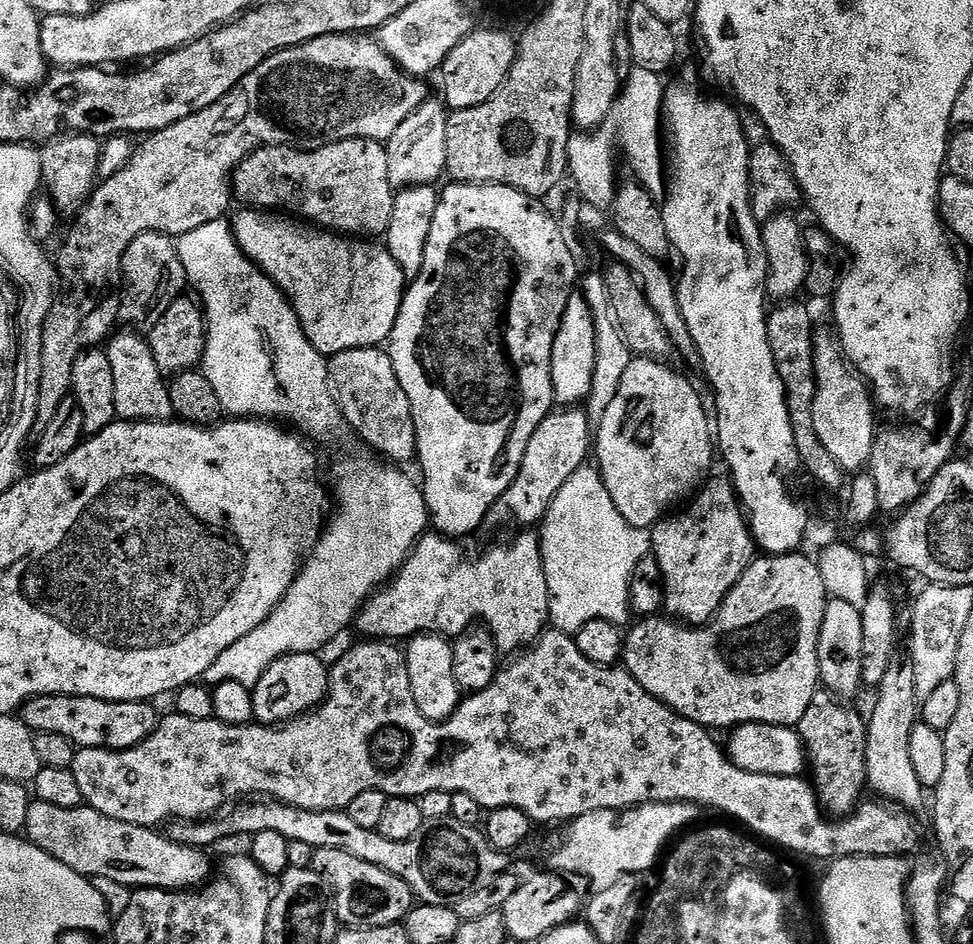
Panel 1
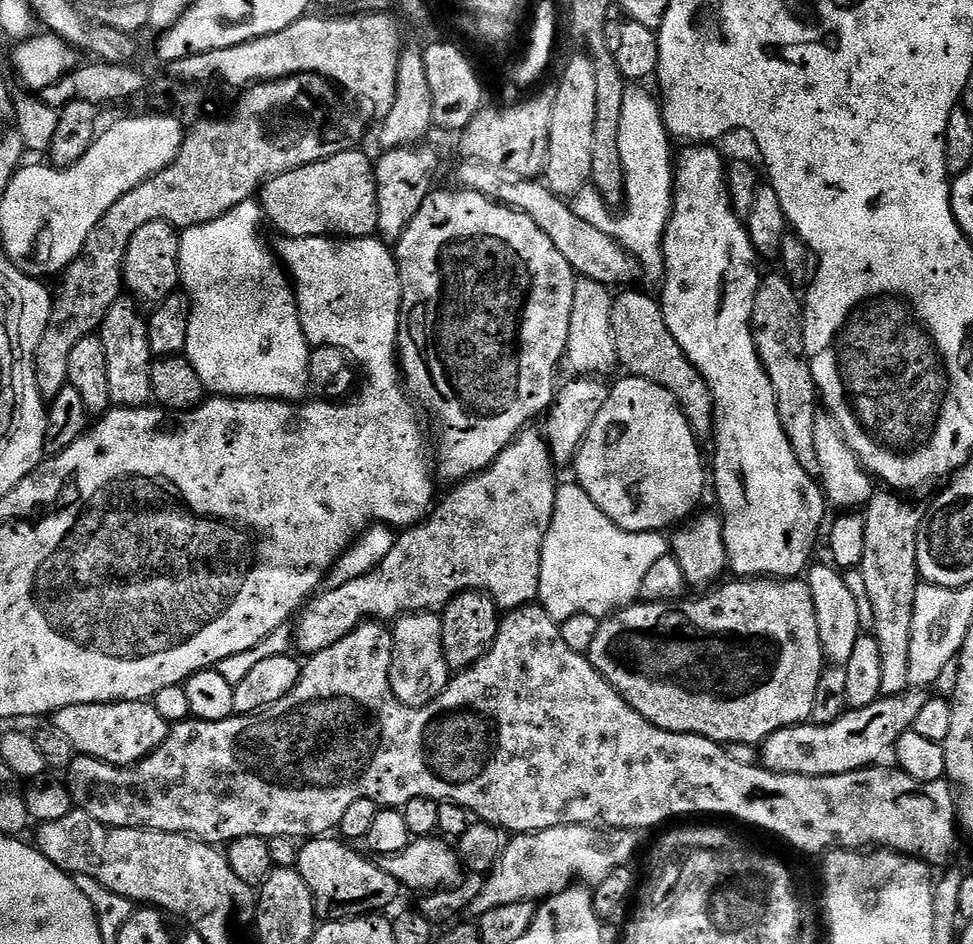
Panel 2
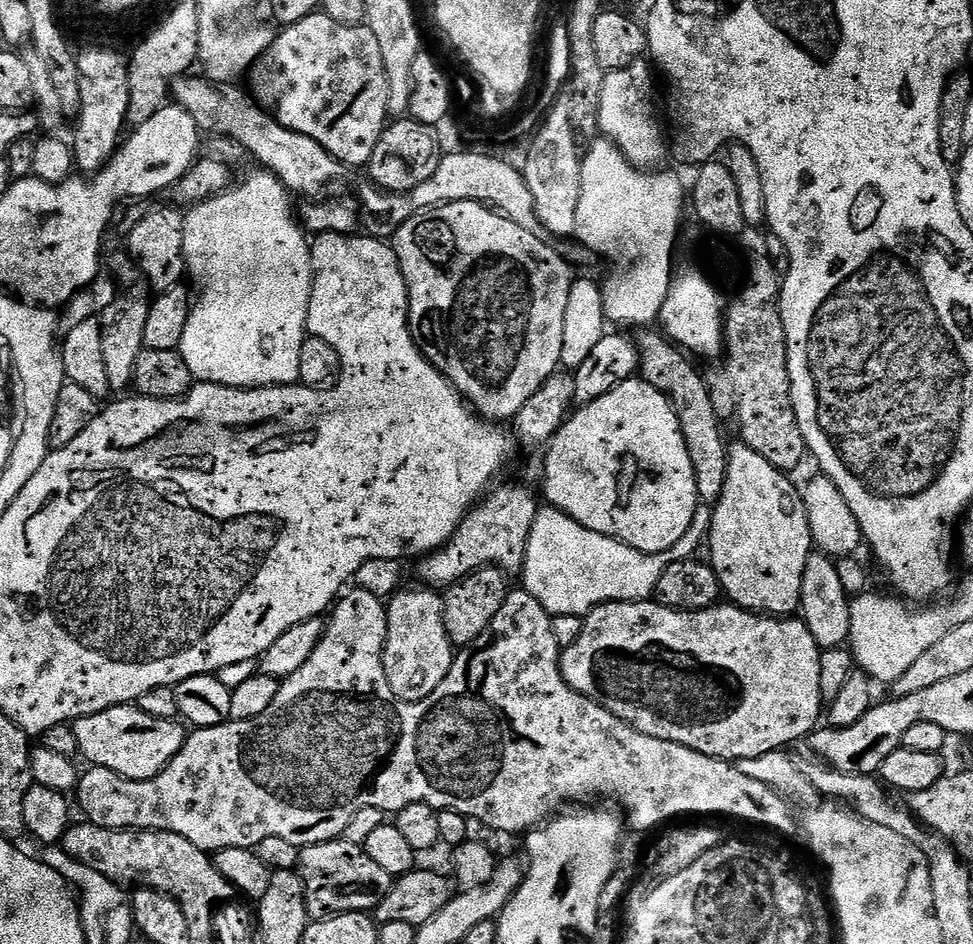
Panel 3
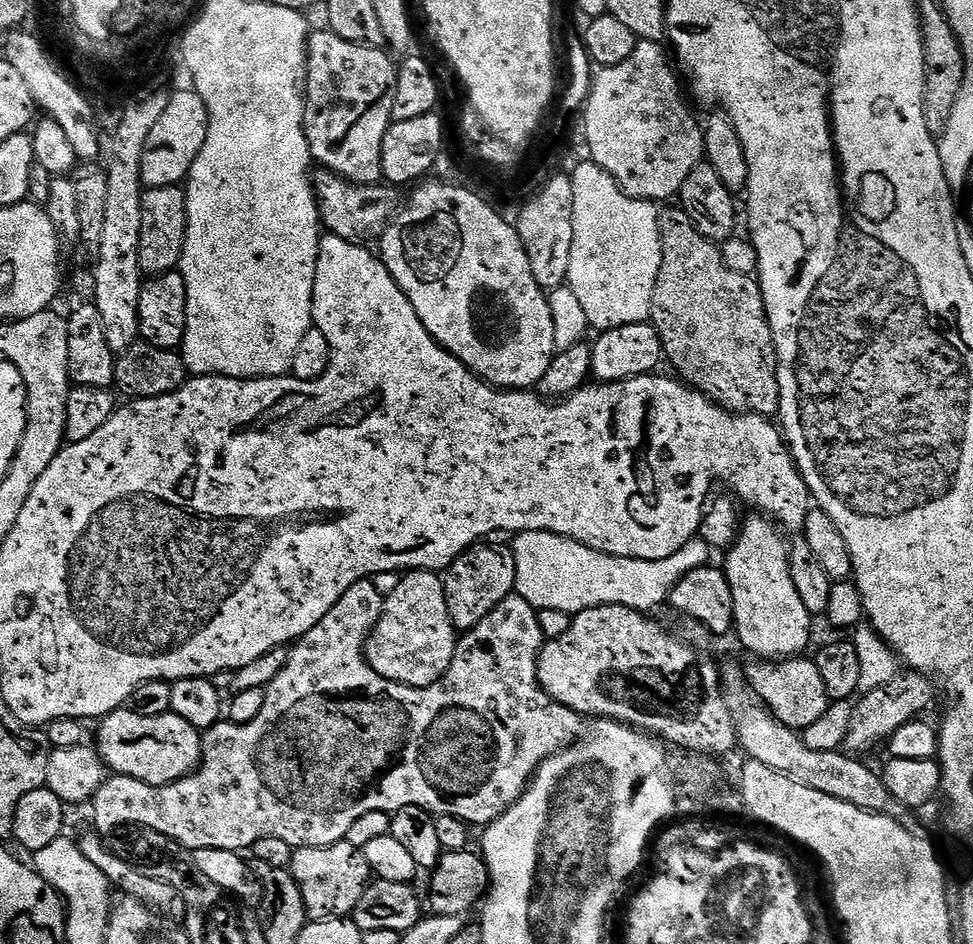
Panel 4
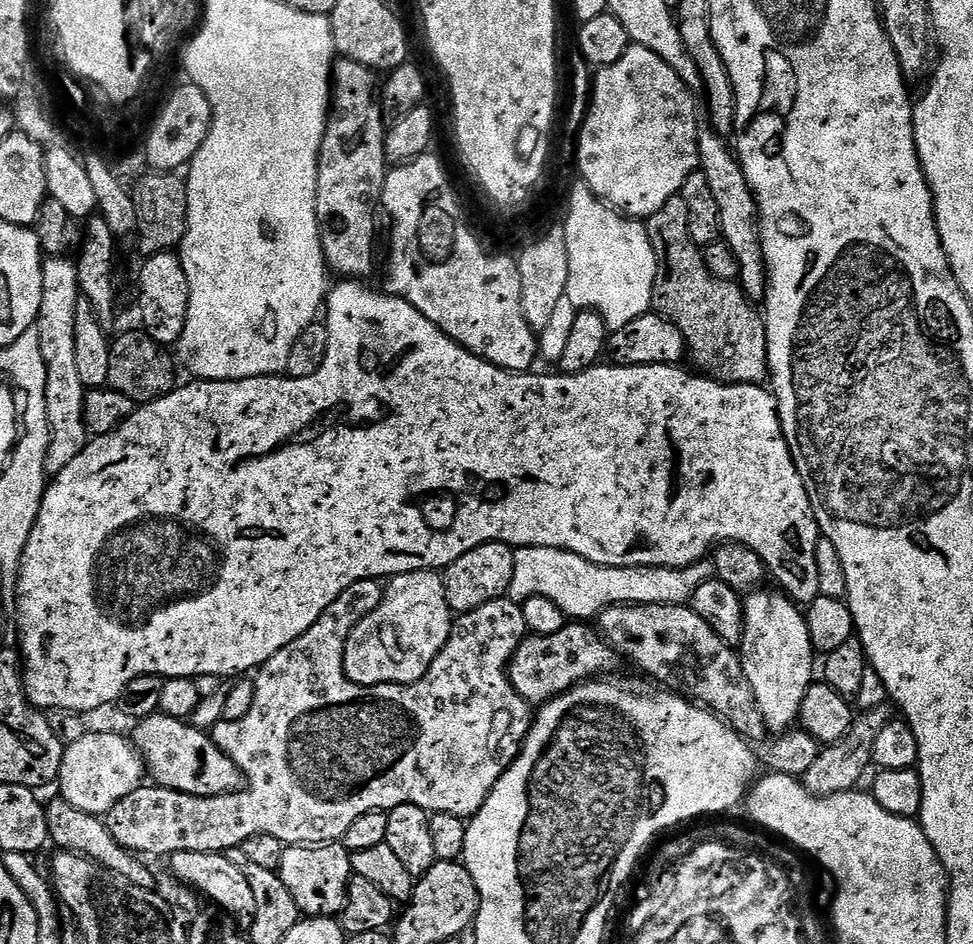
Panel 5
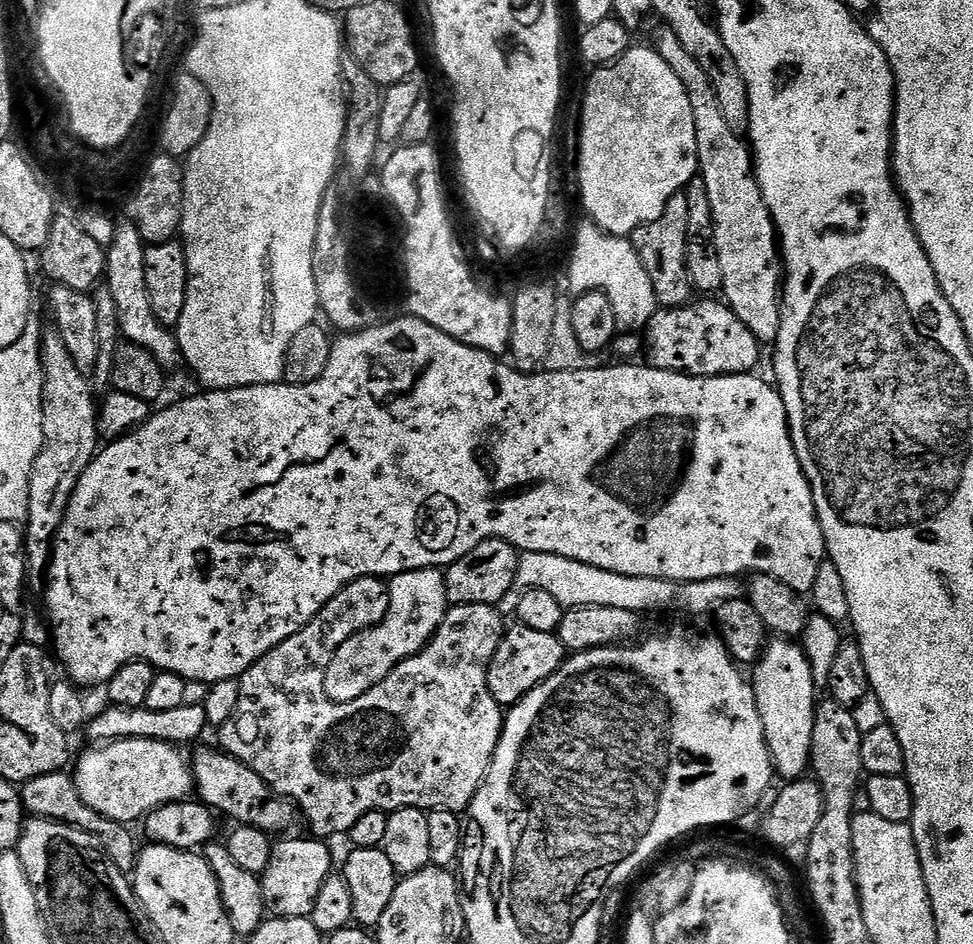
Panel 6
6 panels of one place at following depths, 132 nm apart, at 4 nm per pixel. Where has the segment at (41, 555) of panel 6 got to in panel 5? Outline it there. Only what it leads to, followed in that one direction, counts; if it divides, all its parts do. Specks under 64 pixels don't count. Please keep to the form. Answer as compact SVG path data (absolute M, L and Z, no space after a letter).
M67 255L48 256L42 263L42 306L38 310L34 327L38 330L38 346L42 350L42 359L46 362L46 418L50 422L46 470L49 477L57 476L78 454L82 454L90 439L84 421L86 389L78 374L74 350L74 321L80 299L82 297L75 259Z

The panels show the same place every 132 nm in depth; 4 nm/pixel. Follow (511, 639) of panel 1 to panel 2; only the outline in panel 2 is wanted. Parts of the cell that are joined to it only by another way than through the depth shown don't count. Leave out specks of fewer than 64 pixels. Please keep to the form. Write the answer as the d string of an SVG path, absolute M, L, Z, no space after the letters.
M529 426L522 429L518 435L510 442L510 446L506 446L506 450L502 450L498 454L498 458L494 458L494 462L483 472L471 479L459 483L454 492L450 493L444 501L439 501L438 507L427 518L418 524L412 525L411 528L399 533L396 545L390 550L390 554L386 554L386 558L382 558L382 562L374 570L370 570L366 574L362 574L358 578L354 578L345 584L338 584L329 587L329 592L321 591L319 594L313 595L307 601L306 607L299 613L298 621L300 626L294 632L294 644L298 649L304 651L305 657L318 654L322 650L334 646L334 642L338 642L342 638L346 638L346 634L354 631L359 624L366 624L373 620L376 622L395 622L401 616L408 615L409 612L434 612L439 613L449 602L458 594L462 594L466 590L478 590L490 594L490 598L494 598L494 602L502 610L511 610L513 608L525 608L527 604L533 603L540 594L540 579L542 578L542 550L544 549L544 539L550 530L550 522L554 514L554 502L556 501L556 489L558 487L558 479L556 480L556 472L558 465L552 461L550 454L550 446L548 439L539 427Z

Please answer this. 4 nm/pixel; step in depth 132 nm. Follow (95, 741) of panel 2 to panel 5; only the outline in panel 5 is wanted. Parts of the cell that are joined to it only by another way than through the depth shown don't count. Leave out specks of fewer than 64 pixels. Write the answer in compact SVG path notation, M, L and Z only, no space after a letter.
M163 714L148 716L145 720L139 721L136 729L130 735L137 752L140 753L147 775L153 776L155 783L162 788L173 788L176 792L190 794L191 796L221 796L231 792L240 791L244 784L244 776L238 770L238 766L230 757L220 749L211 735L205 729L195 728L187 720L170 718Z

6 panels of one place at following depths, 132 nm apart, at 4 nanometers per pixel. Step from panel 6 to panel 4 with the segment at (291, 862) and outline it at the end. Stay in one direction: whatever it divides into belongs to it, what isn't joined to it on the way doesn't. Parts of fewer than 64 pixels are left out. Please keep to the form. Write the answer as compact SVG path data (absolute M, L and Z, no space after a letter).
M347 838L321 848L295 849L290 871L300 888L302 902L312 922L351 917L354 906L358 906L373 879L363 848L354 846Z

